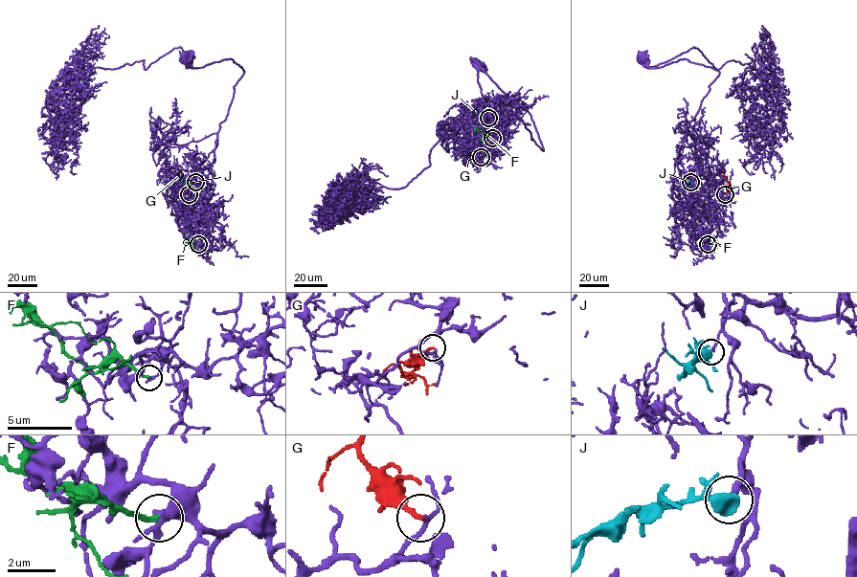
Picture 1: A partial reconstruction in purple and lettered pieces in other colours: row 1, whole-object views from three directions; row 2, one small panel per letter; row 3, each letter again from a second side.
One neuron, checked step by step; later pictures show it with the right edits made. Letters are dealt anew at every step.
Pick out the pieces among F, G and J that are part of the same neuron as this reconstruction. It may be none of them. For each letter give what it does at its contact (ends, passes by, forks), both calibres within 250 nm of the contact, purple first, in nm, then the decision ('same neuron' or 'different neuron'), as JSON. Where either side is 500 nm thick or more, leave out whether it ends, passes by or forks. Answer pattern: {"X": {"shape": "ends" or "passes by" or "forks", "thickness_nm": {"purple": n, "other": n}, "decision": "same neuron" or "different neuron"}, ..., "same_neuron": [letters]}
{"F": {"shape": "ends", "thickness_nm": {"purple": 240, "other": 220}, "decision": "different neuron"}, "G": {"shape": "ends", "thickness_nm": {"purple": 140, "other": 190}, "decision": "different neuron"}, "J": {"thickness_nm": {"purple": 200, "other": 650}, "decision": "same neuron"}, "same_neuron": ["J"]}

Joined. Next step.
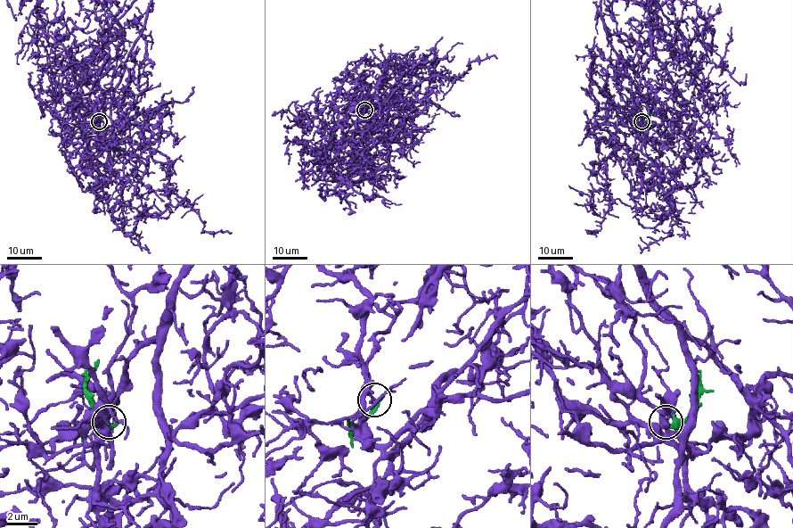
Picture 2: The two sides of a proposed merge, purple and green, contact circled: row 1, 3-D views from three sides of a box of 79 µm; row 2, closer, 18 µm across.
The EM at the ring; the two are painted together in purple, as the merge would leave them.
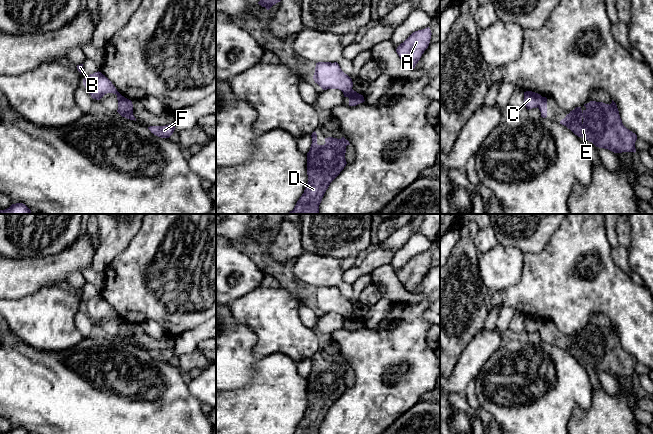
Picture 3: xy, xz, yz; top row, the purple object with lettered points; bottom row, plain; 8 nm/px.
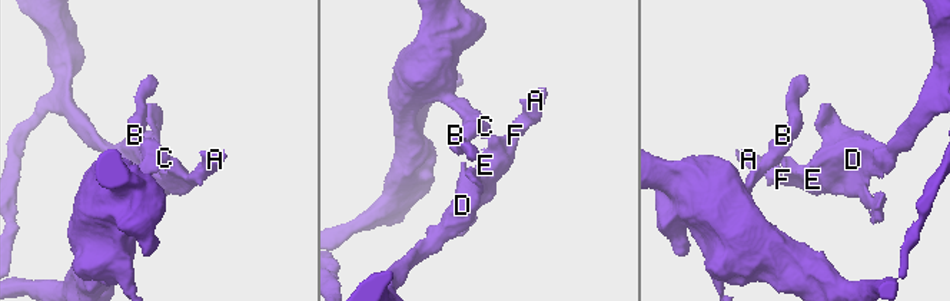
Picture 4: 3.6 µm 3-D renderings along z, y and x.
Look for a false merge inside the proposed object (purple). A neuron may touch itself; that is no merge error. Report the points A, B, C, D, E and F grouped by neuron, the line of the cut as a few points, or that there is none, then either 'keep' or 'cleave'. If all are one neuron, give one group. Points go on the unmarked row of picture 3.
A D E F / B C; cut in yz along (543, 321), (537, 330); cleave

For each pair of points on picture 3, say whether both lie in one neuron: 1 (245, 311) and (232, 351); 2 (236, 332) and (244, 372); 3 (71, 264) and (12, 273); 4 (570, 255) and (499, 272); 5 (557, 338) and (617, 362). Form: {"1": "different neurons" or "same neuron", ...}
{"1": "different neurons", "2": "same neuron", "3": "same neuron", "4": "different neurons", "5": "same neuron"}

